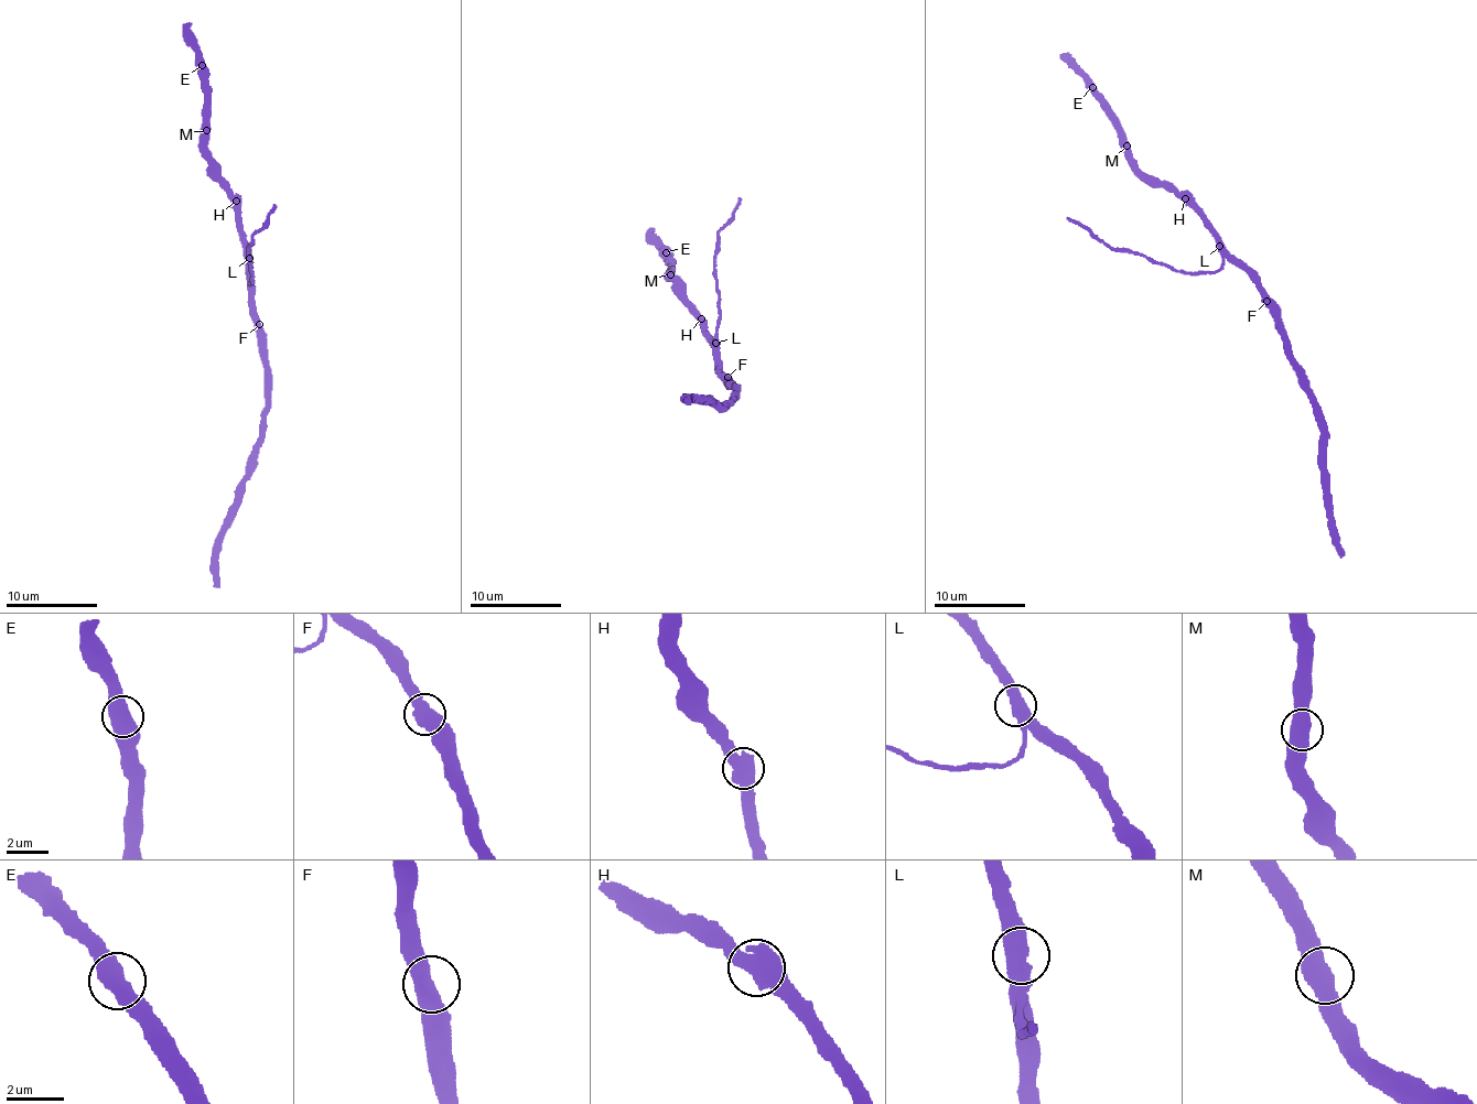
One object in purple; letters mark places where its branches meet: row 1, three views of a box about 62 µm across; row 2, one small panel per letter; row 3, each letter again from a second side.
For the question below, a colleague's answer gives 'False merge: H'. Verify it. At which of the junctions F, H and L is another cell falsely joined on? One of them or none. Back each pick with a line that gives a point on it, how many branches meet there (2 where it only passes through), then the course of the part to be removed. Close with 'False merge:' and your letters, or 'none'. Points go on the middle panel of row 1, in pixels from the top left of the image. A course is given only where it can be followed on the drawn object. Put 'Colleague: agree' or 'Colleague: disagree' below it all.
False merge: none
Colleague: disagree

